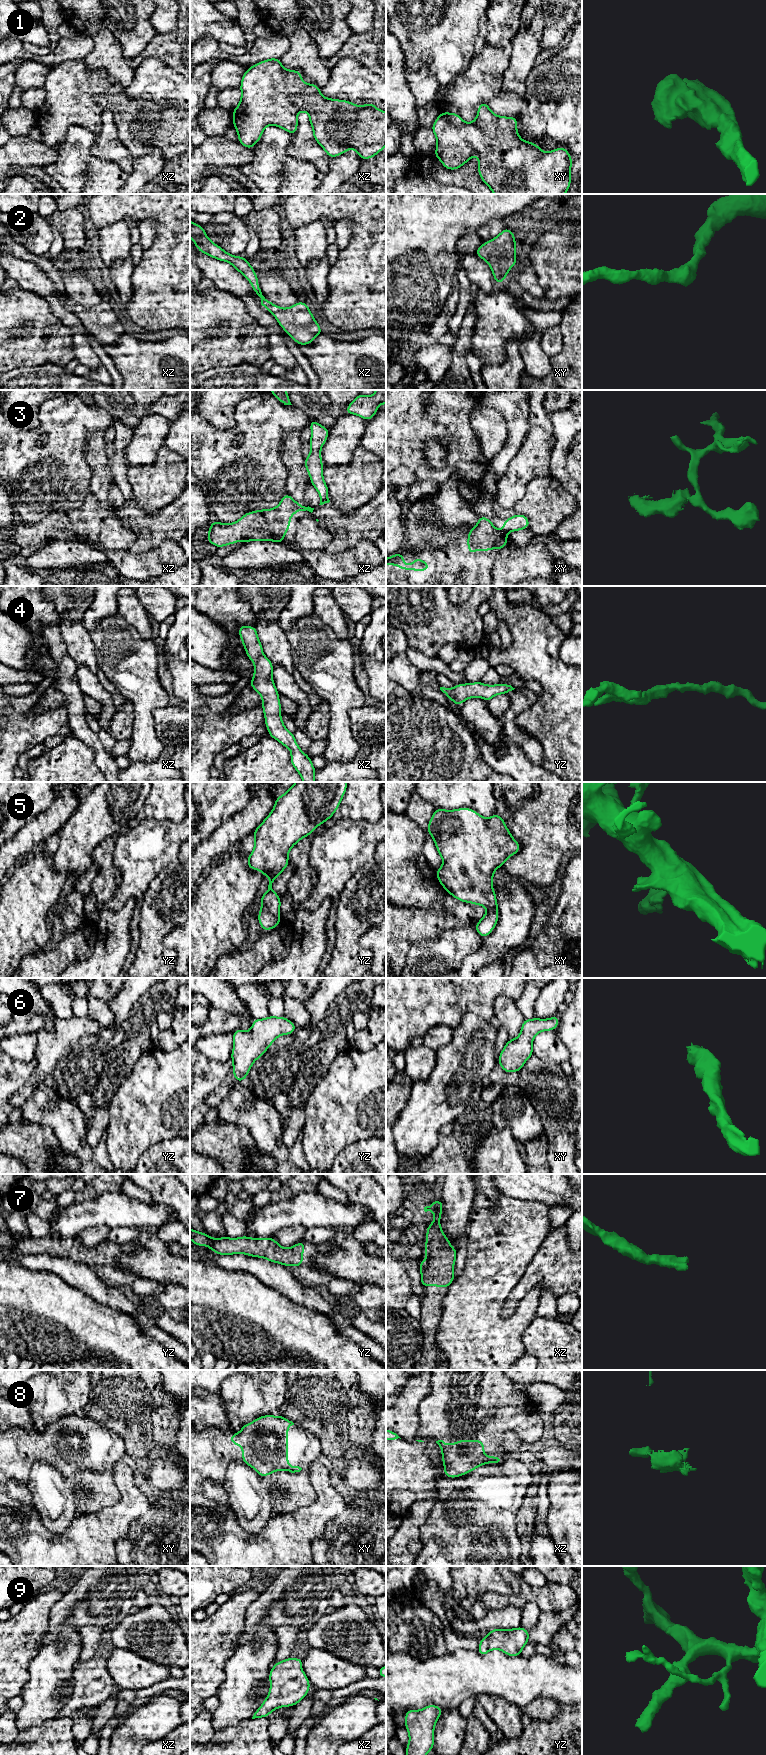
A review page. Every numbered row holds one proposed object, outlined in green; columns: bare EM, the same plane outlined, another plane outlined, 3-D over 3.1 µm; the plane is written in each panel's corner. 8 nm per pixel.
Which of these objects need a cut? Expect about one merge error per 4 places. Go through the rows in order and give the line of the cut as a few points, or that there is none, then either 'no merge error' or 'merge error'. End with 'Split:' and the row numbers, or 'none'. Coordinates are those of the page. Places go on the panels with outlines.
1: no cut | no merge error
2: no cut | no merge error
3: xy (500, 531), (504, 534) | merge error
4: no cut | no merge error
5: no cut | no merge error
6: no cut | no merge error
7: no cut | no merge error
8: no cut | no merge error
9: no cut | no merge error
Split: 3

